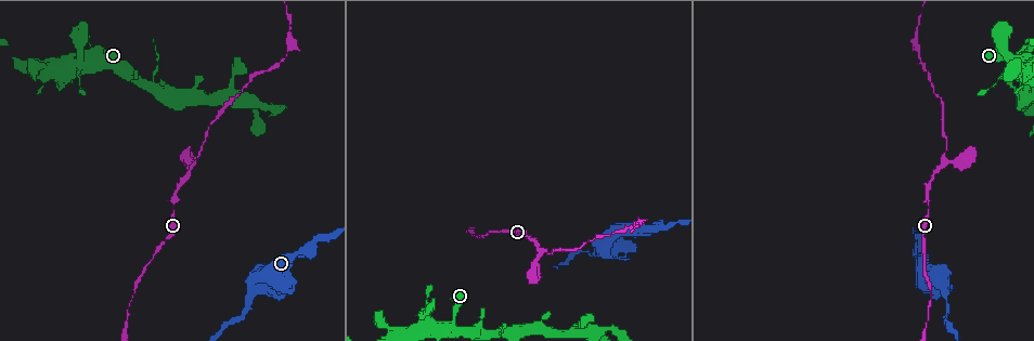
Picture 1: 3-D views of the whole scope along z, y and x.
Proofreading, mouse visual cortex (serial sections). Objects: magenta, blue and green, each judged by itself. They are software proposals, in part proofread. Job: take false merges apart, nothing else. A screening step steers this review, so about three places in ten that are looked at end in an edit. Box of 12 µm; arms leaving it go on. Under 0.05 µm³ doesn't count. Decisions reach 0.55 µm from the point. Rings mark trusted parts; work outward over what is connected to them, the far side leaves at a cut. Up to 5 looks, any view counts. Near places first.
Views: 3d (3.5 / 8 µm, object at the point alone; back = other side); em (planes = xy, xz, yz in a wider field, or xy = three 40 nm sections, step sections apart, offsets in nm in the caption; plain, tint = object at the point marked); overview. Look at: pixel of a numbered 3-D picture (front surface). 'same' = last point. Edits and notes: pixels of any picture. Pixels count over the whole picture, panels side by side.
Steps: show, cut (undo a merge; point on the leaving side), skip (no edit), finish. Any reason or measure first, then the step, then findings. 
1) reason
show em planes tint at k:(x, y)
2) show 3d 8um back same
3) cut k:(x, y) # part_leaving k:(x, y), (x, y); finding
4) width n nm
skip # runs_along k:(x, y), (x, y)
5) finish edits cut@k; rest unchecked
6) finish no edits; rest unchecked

show 3d 3.5um at 1:(603, 248)

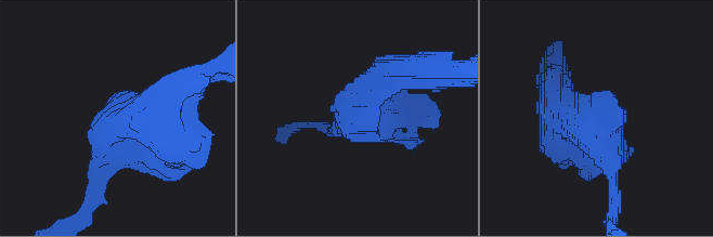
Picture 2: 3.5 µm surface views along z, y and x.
need the tissue
show em xy step 3 tint at 2:(352, 114)

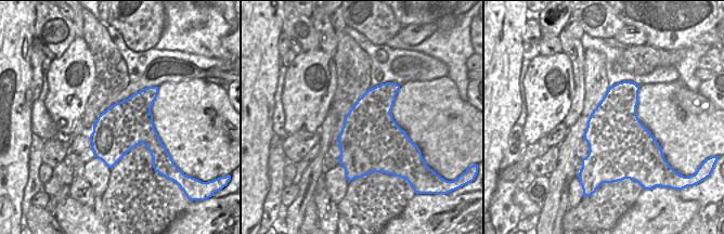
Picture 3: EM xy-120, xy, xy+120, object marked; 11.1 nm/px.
skip # runs_along 2:(556, 106), (607, 135), (595, 169); continuous, no second cell

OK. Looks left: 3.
side arm on a straight run
show 3d 8um back at 1:(195, 162)

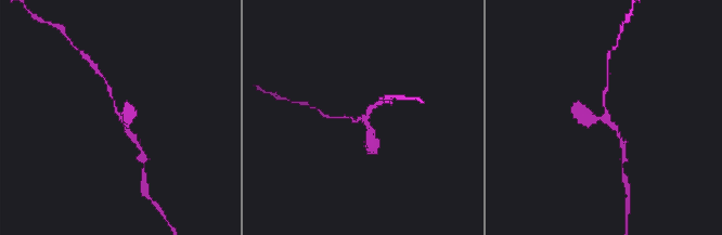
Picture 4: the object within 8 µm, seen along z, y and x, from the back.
show em xy step 2 tint at 4:(609, 122)

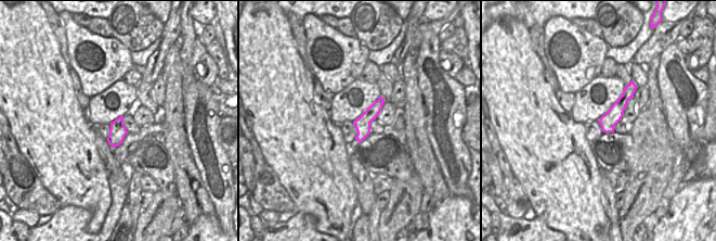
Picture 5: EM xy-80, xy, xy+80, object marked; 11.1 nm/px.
skip # continuous, no second cell

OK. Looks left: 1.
finish no edits; rest unchecked

